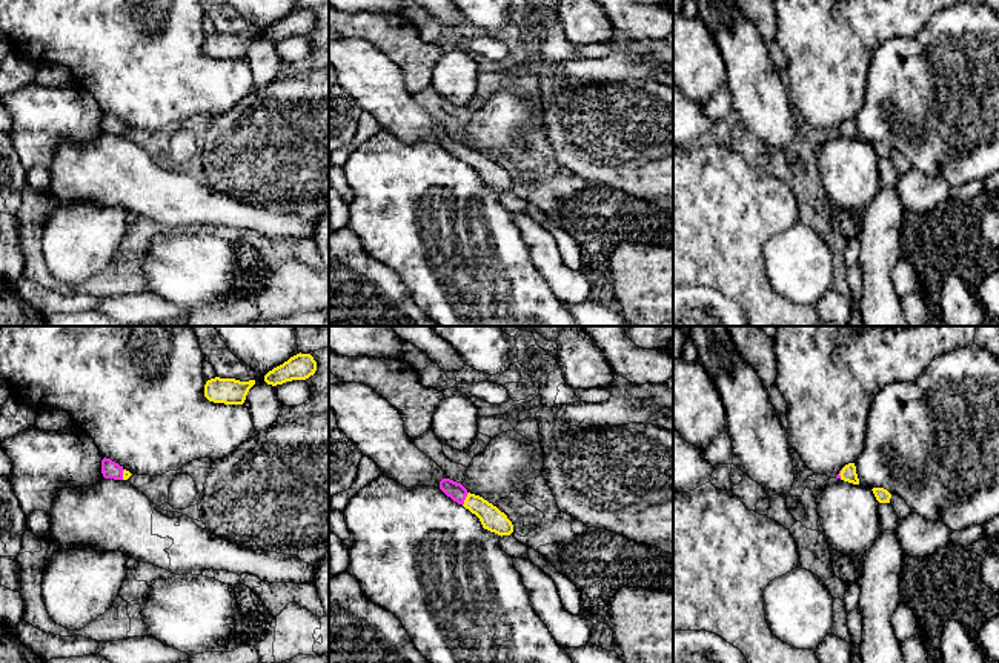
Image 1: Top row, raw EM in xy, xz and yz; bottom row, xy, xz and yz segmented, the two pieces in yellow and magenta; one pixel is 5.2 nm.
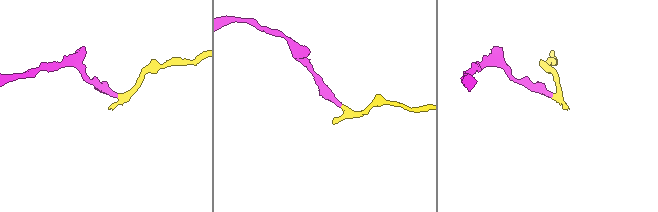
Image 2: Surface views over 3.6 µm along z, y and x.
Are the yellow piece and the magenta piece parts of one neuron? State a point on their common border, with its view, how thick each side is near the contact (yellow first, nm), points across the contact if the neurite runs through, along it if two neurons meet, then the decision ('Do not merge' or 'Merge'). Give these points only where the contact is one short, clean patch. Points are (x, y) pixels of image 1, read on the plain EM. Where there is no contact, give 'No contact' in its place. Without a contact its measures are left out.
Touches yellow at xz (466, 154). Thickness 120 nm (yellow) against 90 nm. Path across: xz (492, 174), (466, 154), (455, 146). Merge

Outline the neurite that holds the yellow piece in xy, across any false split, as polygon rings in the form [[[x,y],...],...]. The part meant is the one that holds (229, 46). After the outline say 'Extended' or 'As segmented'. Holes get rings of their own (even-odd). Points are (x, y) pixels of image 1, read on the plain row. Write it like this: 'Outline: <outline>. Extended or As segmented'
Outline: [[[211,34],[204,40],[204,52],[214,58],[243,60],[255,35]]]. As segmented

